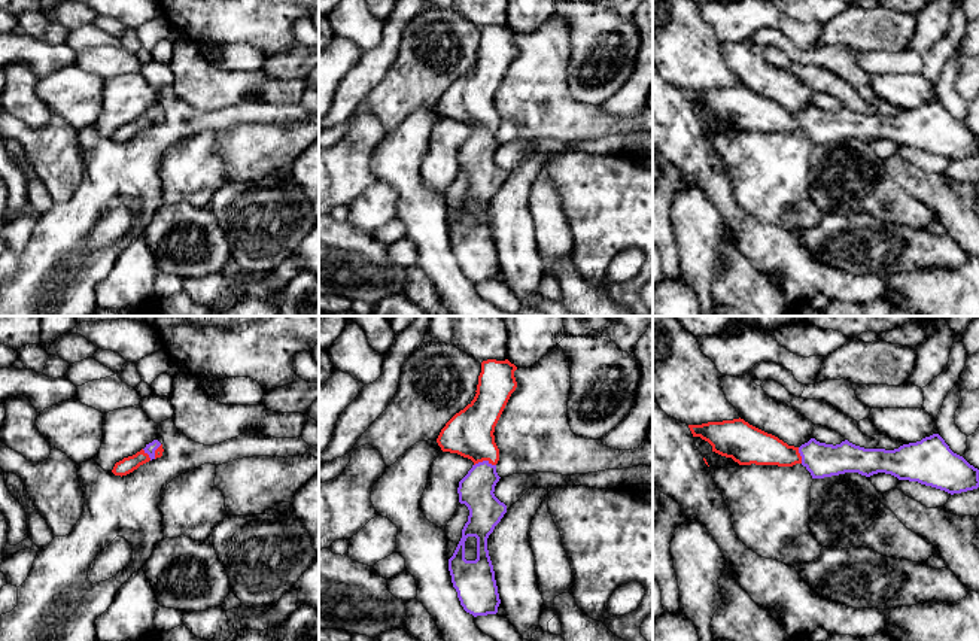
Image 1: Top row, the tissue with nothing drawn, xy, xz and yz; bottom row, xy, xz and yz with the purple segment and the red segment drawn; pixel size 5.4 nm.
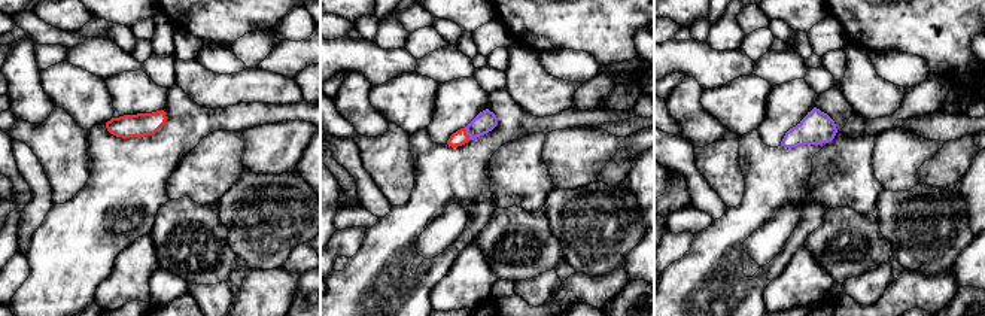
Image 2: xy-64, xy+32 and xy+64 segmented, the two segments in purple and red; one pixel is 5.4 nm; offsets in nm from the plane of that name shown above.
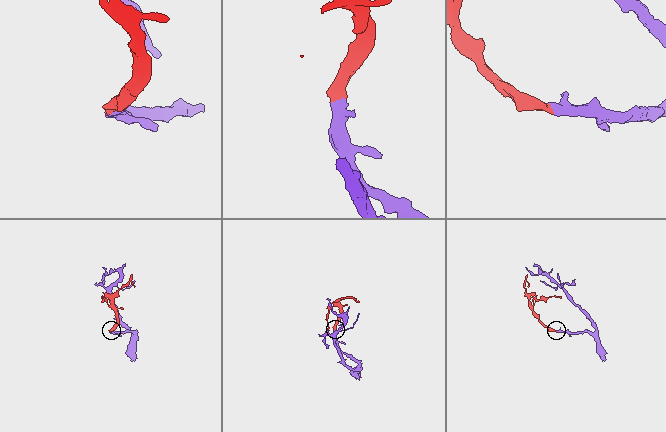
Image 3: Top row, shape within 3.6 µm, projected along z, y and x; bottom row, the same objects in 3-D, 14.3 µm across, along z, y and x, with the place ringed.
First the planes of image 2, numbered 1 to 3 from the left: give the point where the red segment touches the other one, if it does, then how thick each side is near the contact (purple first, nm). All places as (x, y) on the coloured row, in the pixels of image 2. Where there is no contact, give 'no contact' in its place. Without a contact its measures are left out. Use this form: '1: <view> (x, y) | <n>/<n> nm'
1: no contact
2: xy+32 (467, 133) | 110/80 nm
3: no contact

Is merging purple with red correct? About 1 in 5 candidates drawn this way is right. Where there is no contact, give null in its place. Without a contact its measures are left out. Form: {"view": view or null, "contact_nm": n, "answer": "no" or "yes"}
{"view": "xz", "contact_nm": 120, "answer": "yes"}

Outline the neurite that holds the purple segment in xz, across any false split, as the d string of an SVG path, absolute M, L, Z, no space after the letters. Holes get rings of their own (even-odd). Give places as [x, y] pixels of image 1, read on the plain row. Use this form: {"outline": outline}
{"outline": "M508 25L481 28L474 66L456 79L441 95L437 109L443 118L457 119L474 128L459 148L459 168L469 176L462 204L449 225L453 253L463 276L474 283L496 280L501 270L487 204L507 179L507 171L495 162L499 148L496 130L499 115L495 109L495 92L517 54ZM477 204L477 225L465 225L465 207Z"}

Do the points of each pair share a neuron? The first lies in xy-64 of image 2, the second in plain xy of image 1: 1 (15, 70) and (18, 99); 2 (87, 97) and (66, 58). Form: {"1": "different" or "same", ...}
{"1": "same", "2": "different"}

